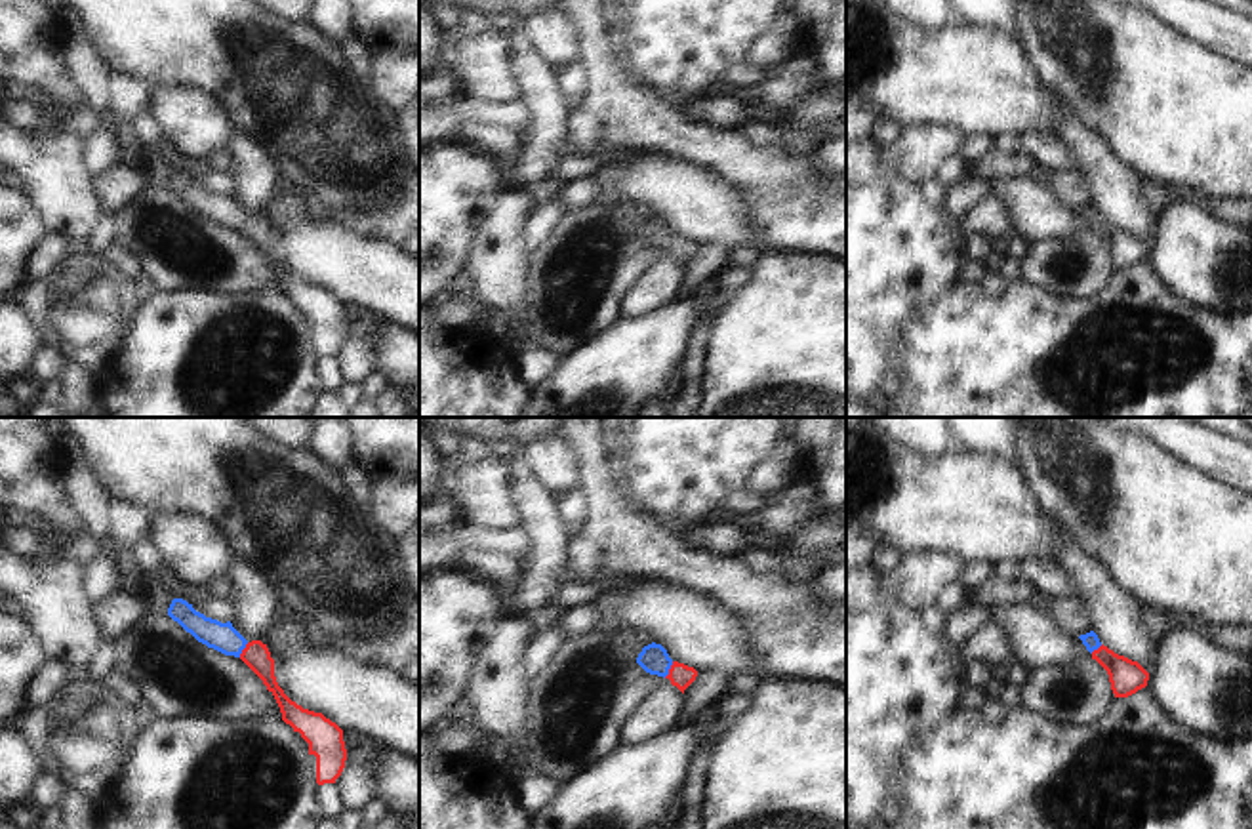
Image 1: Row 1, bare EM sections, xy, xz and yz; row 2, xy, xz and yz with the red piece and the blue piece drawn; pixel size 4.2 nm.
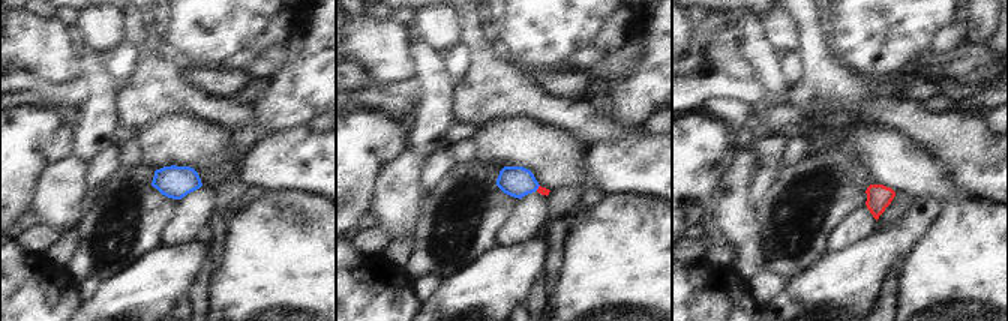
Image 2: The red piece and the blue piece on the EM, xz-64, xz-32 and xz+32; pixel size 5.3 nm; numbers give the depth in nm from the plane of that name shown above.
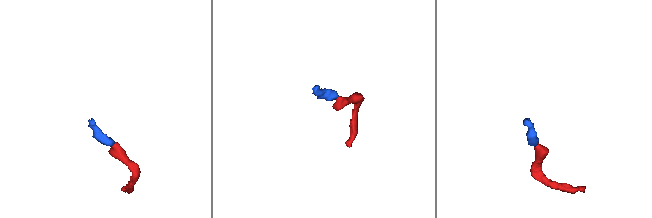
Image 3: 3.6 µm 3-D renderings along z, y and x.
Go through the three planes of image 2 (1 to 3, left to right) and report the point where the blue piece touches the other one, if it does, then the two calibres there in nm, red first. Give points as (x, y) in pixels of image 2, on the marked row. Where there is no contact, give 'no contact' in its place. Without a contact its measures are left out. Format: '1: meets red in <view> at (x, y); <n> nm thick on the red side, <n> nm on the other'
1: no contact
2: meets red in xz-32 at (539, 188); 50 nm thick on the red side, 160 nm on the other
3: no contact

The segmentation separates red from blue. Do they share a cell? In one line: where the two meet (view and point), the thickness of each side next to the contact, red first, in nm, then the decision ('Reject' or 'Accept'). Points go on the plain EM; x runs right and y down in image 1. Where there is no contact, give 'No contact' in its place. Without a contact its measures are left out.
Touches red at xz (669, 242). Thickness 100 nm (red) against 120 nm. Accept.

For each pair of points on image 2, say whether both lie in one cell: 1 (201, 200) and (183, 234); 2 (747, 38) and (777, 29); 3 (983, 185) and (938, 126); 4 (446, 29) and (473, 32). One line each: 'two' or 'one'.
1: one
2: two
3: two
4: two

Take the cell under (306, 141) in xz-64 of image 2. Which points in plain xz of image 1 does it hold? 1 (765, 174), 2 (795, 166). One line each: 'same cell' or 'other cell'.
1: other cell
2: other cell

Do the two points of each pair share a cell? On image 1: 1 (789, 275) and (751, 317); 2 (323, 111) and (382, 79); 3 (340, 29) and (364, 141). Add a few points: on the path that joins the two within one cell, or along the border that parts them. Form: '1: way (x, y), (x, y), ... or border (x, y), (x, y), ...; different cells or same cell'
1: way (784, 284), (761, 307); same cell
2: border (364, 80), (395, 122); different cells
3: border (305, 20), (338, 44); different cells

